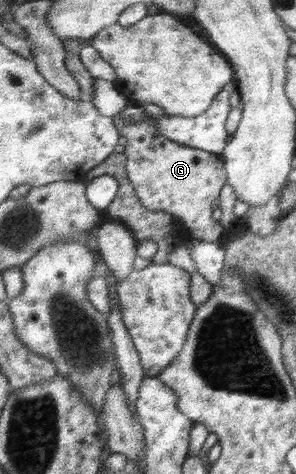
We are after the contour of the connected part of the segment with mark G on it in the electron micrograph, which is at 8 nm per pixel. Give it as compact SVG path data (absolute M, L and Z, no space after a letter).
M118 112L112 117L126 142L126 171L134 193L149 211L168 213L180 221L190 237L209 242L221 241L224 227L212 218L214 201L227 183L222 157L203 149L178 144L158 132L156 122L124 122Z

